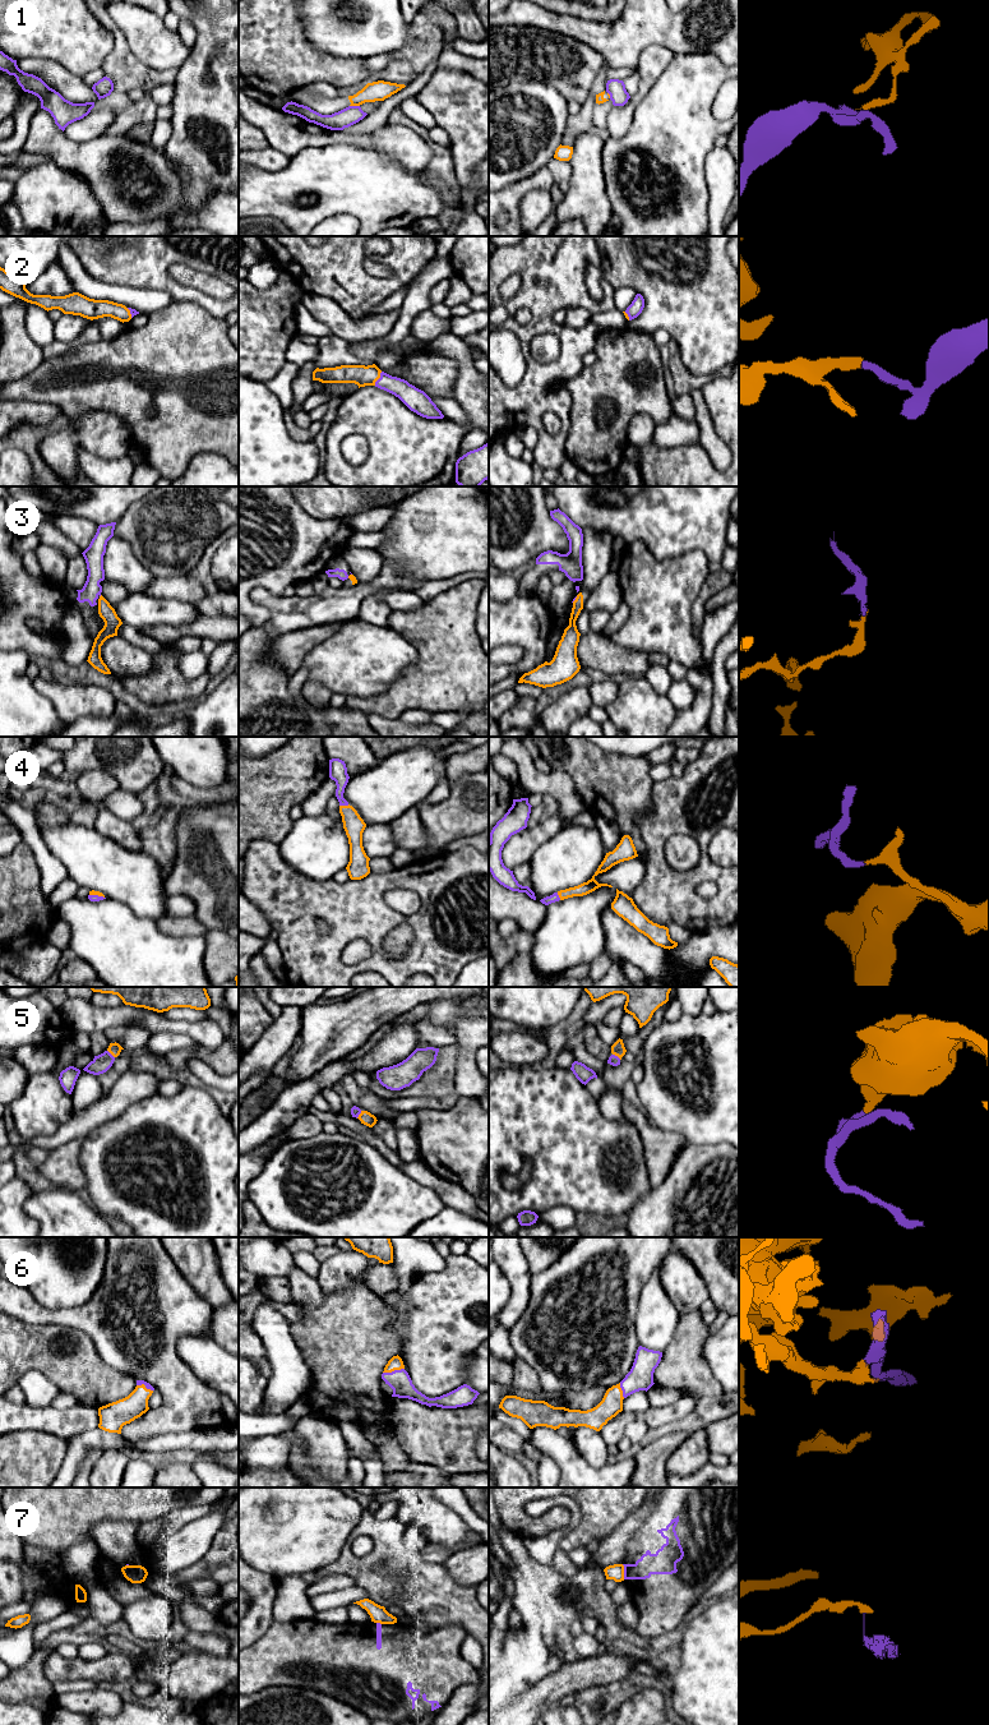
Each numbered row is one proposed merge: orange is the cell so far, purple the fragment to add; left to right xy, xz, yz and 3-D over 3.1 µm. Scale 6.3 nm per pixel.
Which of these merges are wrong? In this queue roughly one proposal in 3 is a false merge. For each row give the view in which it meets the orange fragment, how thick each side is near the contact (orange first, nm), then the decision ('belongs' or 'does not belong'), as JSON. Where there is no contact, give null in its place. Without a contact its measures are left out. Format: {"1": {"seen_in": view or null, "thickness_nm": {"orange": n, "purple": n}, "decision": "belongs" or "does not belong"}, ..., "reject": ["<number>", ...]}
{"1": {"seen_in": "xz", "thickness_nm": {"orange": 130, "purple": 120}, "decision": "does not belong"}, "2": {"seen_in": "xz", "thickness_nm": {"orange": 130, "purple": 140}, "decision": "belongs"}, "3": {"seen_in": "yz", "thickness_nm": {"orange": 110, "purple": 20}, "decision": "does not belong"}, "4": {"seen_in": "xz", "thickness_nm": {"orange": 140, "purple": 110}, "decision": "belongs"}, "5": {"seen_in": "yz", "thickness_nm": {"orange": 90, "purple": 70}, "decision": "belongs"}, "6": {"seen_in": "xz", "thickness_nm": {"orange": 90, "purple": 140}, "decision": "belongs"}, "7": {"seen_in": "yz", "thickness_nm": {"orange": 100, "purple": 140}, "decision": "does not belong"}, "reject": ["1", "3", "7"]}

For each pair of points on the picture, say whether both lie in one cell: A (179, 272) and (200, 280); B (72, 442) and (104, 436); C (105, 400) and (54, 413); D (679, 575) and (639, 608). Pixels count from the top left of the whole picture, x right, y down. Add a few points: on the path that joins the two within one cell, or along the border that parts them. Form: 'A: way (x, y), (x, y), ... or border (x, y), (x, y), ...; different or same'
A: way (184, 275), (195, 278); same
B: way (79, 436), (96, 436); same
C: border (33, 401), (55, 404), (63, 413); different
D: way (669, 585), (650, 604); same

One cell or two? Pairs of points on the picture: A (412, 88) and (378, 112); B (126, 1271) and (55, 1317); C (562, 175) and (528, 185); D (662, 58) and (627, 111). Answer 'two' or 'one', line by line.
A: one
B: one
C: two
D: one

